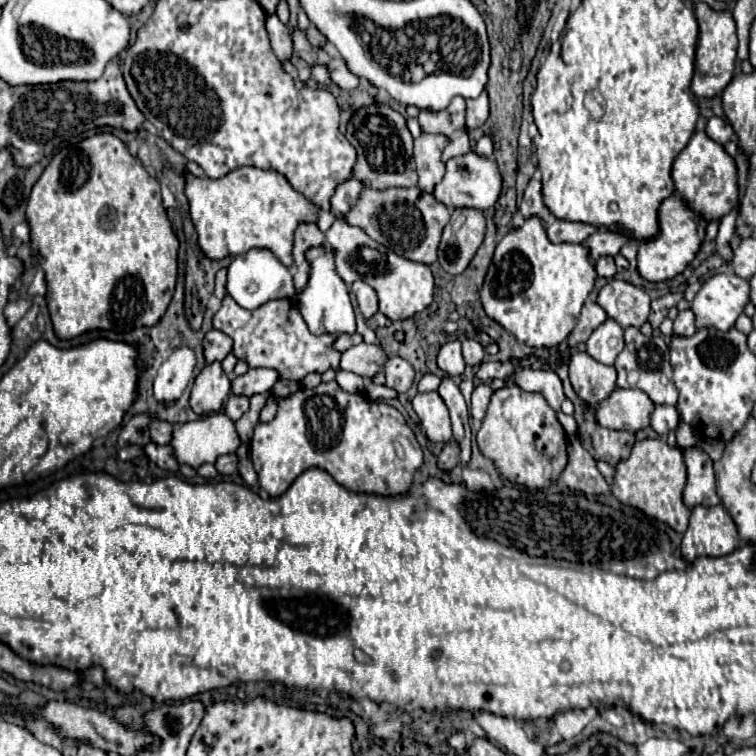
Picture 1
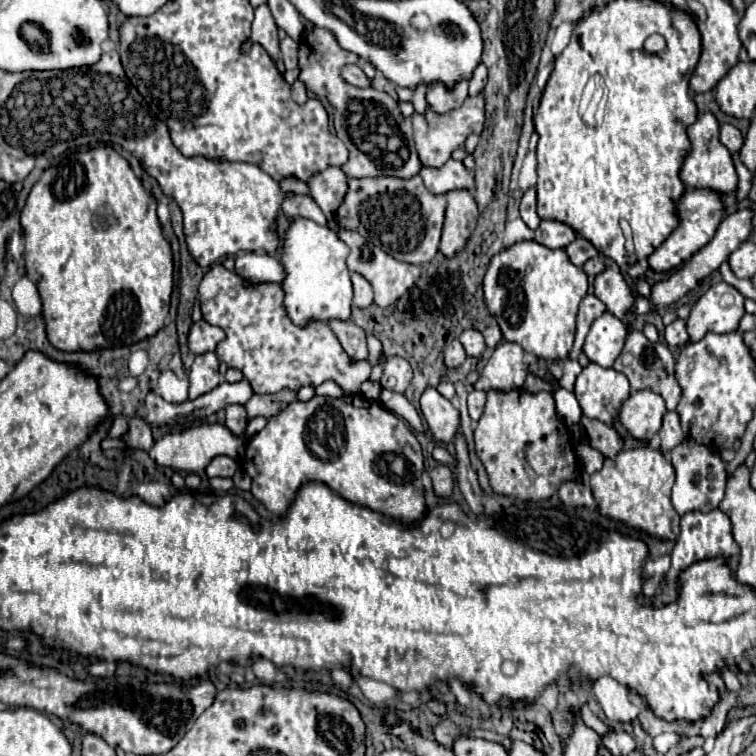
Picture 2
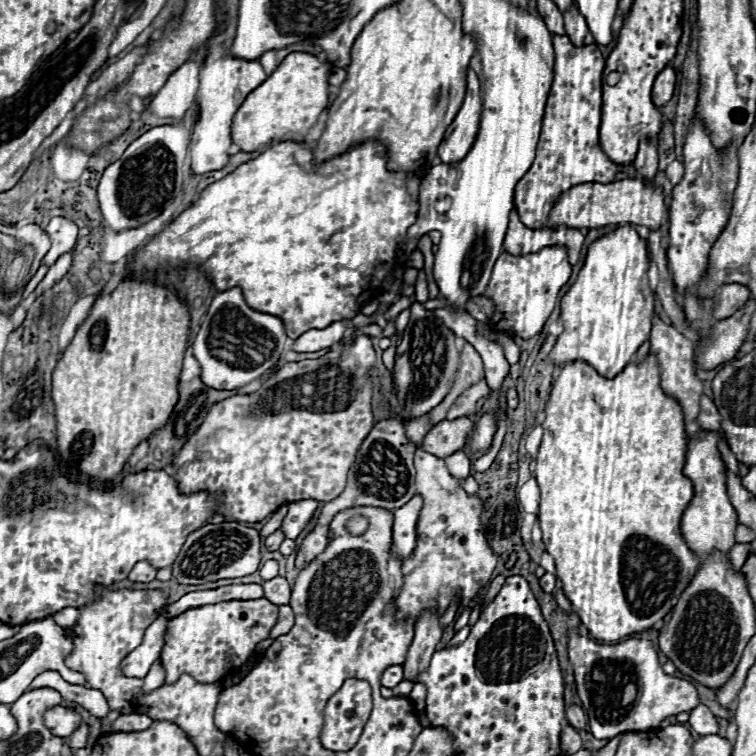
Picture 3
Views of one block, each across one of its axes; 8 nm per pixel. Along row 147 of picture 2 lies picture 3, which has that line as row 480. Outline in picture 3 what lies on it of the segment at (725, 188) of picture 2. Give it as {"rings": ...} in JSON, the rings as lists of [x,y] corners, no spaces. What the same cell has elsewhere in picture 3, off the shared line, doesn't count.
{"rings":[[[702,430],[694,440],[688,442],[688,450],[686,450],[684,474],[692,480],[694,496],[682,514],[682,534],[688,546],[698,554],[700,560],[704,560],[714,550],[728,556],[732,546],[736,544],[734,532],[738,526],[738,514],[726,494],[724,462],[718,452],[718,440],[720,436],[716,432]]]}

